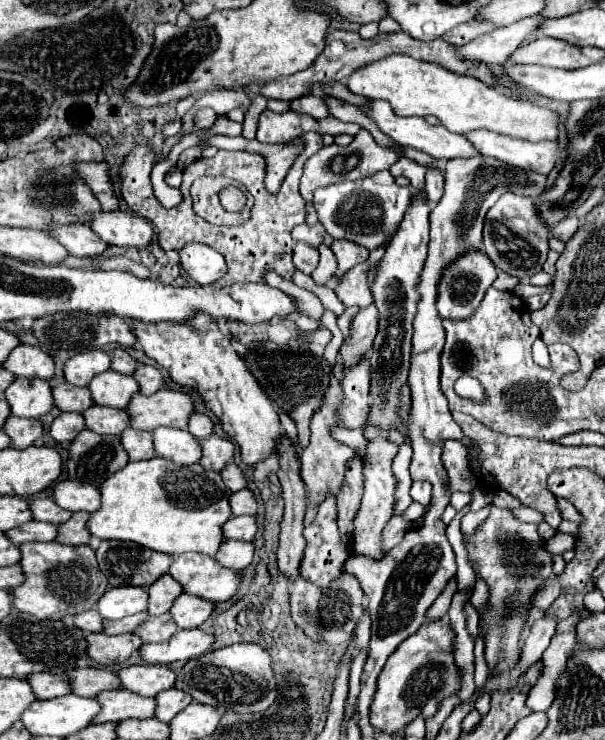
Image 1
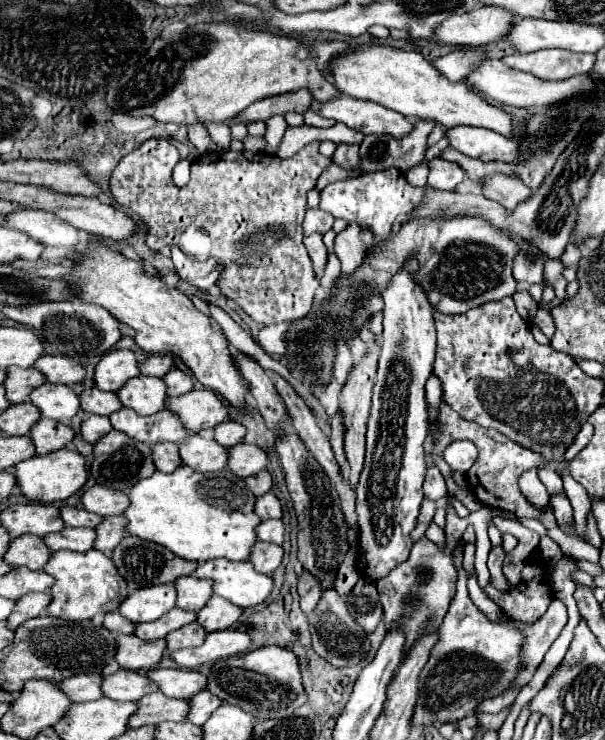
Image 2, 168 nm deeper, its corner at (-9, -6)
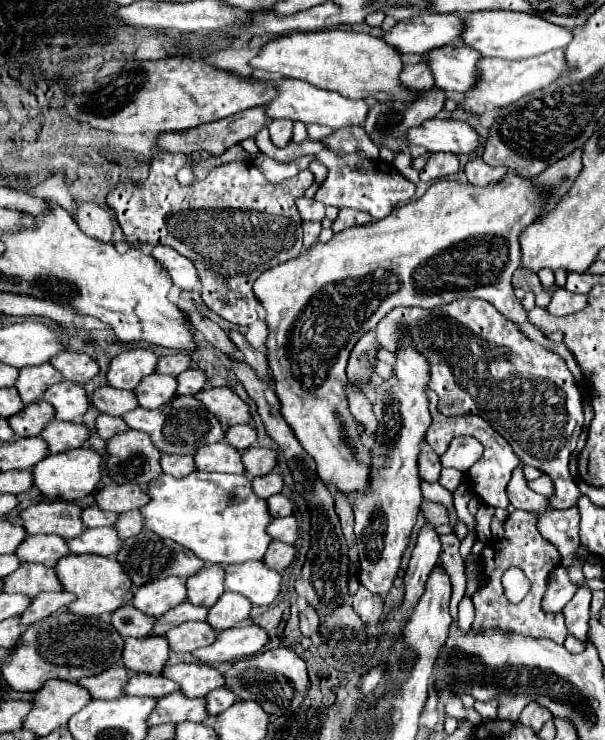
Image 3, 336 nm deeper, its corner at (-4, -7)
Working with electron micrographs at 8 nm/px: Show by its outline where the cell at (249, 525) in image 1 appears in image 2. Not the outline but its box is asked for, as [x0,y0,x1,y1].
[255,520,283,544]

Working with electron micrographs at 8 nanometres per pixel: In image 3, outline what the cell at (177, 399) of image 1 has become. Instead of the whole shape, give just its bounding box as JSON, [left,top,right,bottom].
[196,387,250,427]

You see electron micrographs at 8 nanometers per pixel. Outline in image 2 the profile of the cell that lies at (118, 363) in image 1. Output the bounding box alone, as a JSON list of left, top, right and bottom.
[139,354,173,378]

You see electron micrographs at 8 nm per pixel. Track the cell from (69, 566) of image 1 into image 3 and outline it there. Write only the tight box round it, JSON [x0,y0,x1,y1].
[56,555,134,617]

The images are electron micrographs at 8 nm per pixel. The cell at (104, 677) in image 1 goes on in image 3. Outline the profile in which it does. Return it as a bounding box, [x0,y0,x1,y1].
[124,673,178,699]

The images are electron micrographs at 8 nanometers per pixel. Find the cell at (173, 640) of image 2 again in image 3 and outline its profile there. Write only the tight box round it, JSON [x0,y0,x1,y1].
[166,621,216,653]

